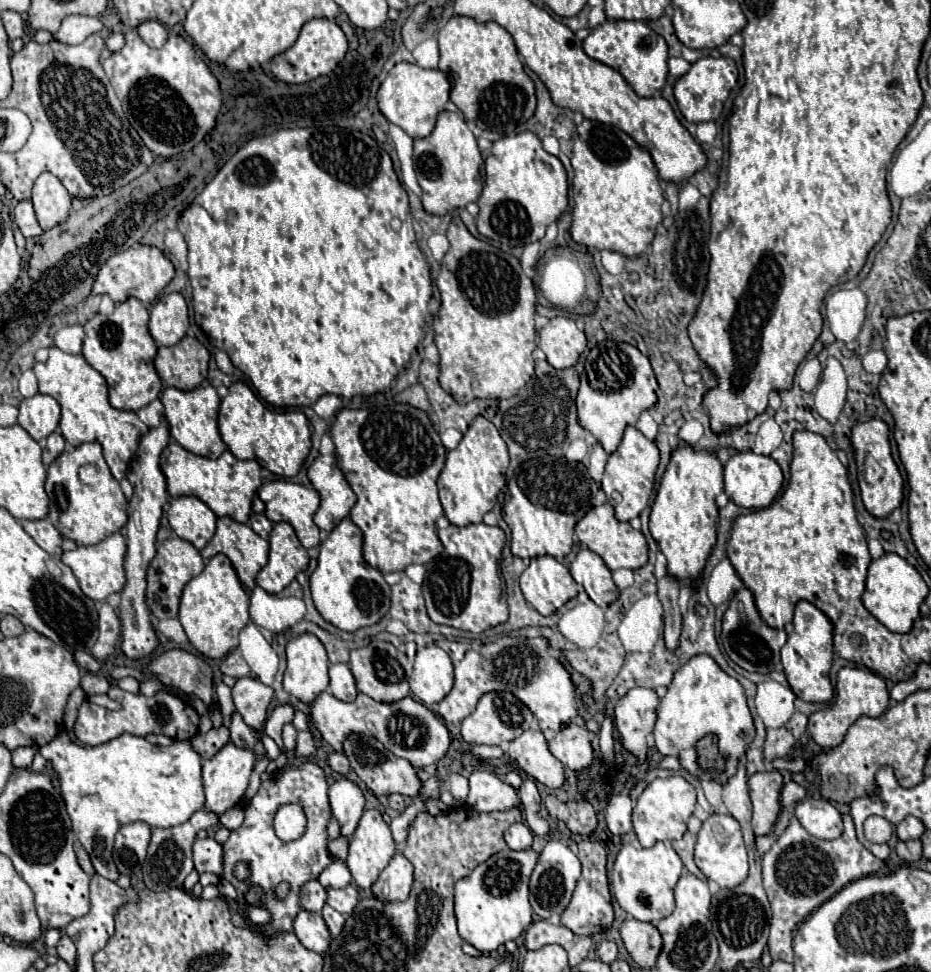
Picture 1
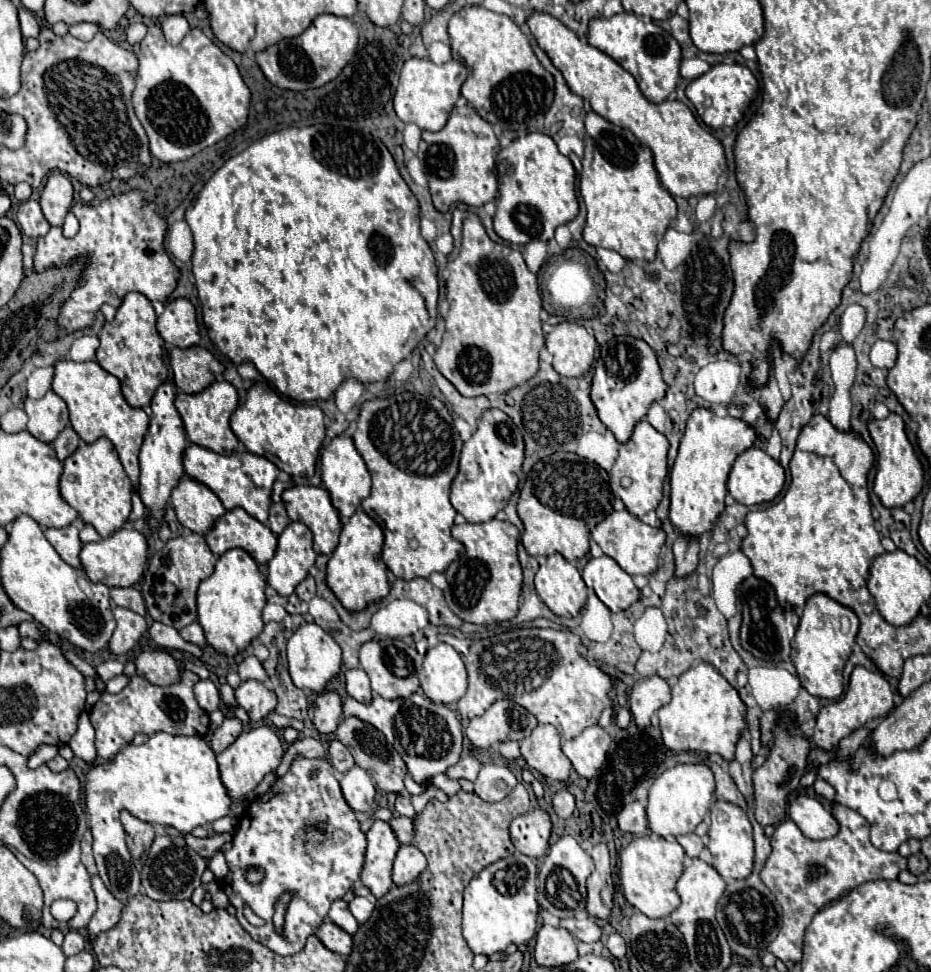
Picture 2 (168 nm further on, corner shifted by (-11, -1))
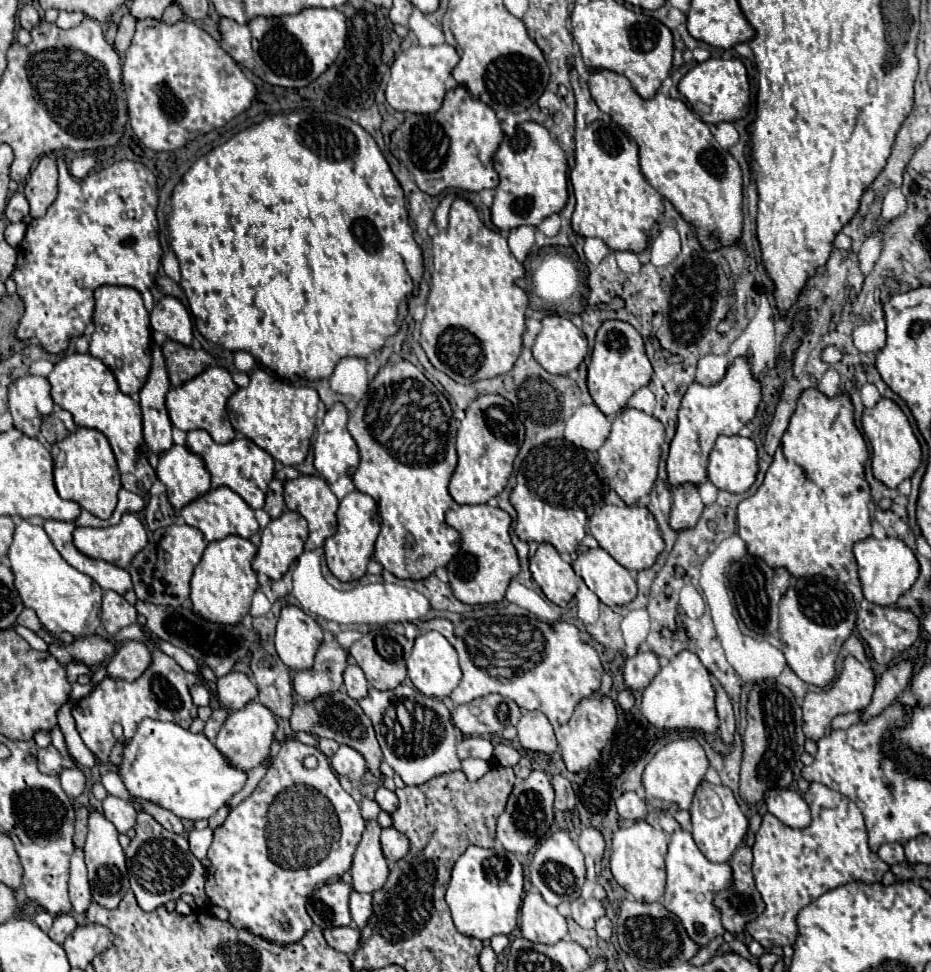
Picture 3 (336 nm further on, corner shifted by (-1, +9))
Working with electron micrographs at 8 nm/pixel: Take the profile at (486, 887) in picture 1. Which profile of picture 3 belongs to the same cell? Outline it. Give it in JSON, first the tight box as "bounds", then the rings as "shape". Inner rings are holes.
{"bounds":[446,846,524,940],"shape":[[[468,846],[452,868],[452,880],[446,890],[446,902],[452,912],[454,926],[460,934],[488,940],[494,934],[510,934],[516,928],[524,892],[522,864],[512,852],[502,856],[494,848]]]}

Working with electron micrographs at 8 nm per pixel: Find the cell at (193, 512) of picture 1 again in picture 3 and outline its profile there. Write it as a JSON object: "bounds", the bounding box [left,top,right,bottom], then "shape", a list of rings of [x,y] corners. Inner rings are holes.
{"bounds":[156,444,210,510],"shape":[[[174,444],[168,452],[164,452],[158,458],[156,474],[158,474],[158,480],[166,486],[166,496],[168,496],[168,502],[174,506],[174,510],[182,510],[184,506],[198,500],[200,496],[204,496],[210,490],[210,474],[206,470],[202,458],[192,454],[186,446]]]}

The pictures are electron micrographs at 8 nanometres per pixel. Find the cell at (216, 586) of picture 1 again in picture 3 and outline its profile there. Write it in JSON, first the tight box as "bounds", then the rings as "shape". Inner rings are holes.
{"bounds":[190,536,258,624],"shape":[[[226,536],[224,540],[210,542],[190,582],[192,612],[204,616],[204,620],[212,620],[214,624],[240,624],[250,612],[252,596],[258,590],[256,572],[252,570],[254,556],[256,546],[240,536]]]}

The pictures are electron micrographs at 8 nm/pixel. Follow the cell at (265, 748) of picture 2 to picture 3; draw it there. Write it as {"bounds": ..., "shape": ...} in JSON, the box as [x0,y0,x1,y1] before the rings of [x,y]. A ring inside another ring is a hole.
{"bounds":[216,700,276,772],"shape":[[[252,700],[248,706],[244,706],[242,710],[236,710],[236,712],[230,712],[228,720],[224,722],[224,726],[220,728],[218,736],[216,736],[216,748],[218,752],[234,766],[234,768],[240,768],[244,772],[260,766],[266,756],[270,754],[270,744],[274,740],[274,730],[276,730],[276,720],[274,720],[274,714],[258,704],[256,700]]]}

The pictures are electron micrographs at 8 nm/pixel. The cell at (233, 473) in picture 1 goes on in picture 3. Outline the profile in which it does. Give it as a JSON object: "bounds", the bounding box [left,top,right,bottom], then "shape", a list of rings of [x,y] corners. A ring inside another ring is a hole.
{"bounds":[186,430,274,508],"shape":[[[192,430],[186,436],[186,446],[190,452],[198,454],[210,476],[212,476],[212,488],[220,488],[220,486],[228,486],[230,490],[234,490],[238,496],[244,498],[244,502],[250,508],[264,508],[264,496],[266,496],[266,488],[270,484],[270,480],[274,478],[274,458],[258,448],[252,440],[248,438],[240,438],[240,440],[232,440],[228,444],[218,444],[212,440],[212,436],[206,430]]]}

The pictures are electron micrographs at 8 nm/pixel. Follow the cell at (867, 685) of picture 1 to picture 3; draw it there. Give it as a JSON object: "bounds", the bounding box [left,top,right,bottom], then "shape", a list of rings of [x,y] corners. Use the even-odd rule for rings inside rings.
{"bounds":[802,656,876,742],"shape":[[[848,656],[844,660],[844,668],[842,674],[838,676],[838,680],[822,692],[808,692],[802,704],[802,712],[804,712],[804,734],[806,738],[818,742],[826,728],[830,726],[832,718],[840,716],[840,714],[850,714],[850,712],[858,712],[862,708],[866,708],[870,704],[872,692],[874,692],[874,684],[876,684],[876,676],[872,672],[872,668],[866,668],[862,662],[858,662],[854,656]]]}

